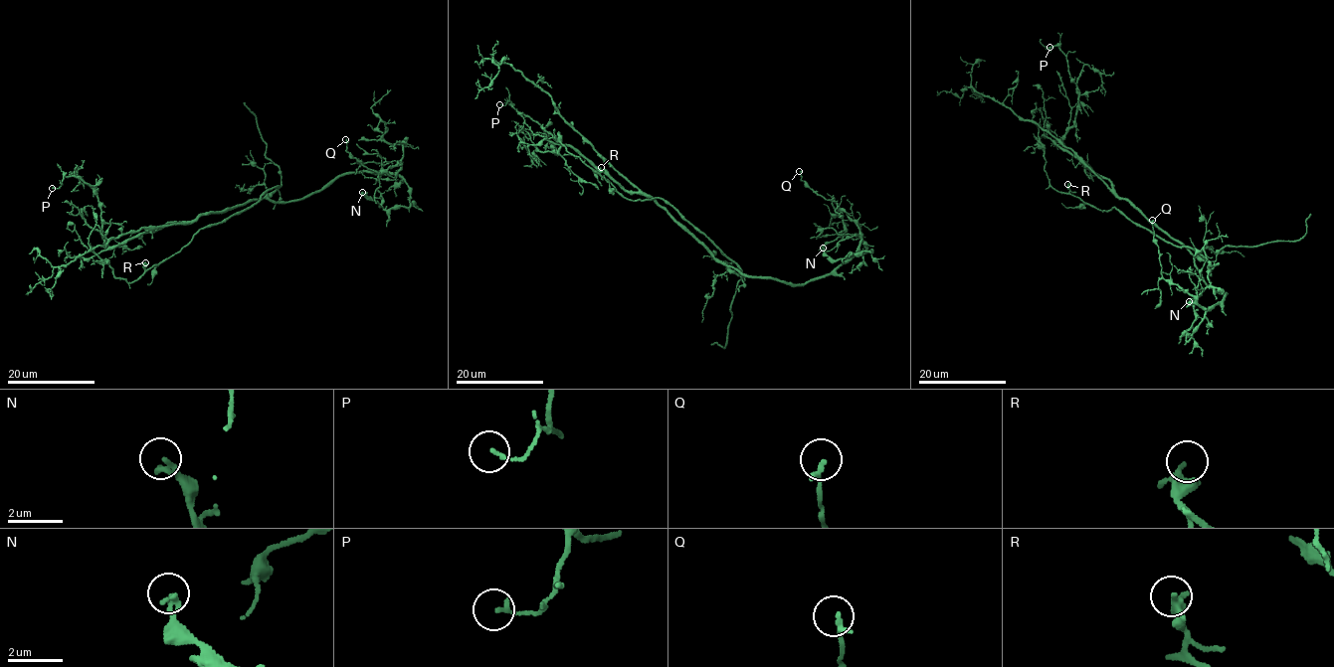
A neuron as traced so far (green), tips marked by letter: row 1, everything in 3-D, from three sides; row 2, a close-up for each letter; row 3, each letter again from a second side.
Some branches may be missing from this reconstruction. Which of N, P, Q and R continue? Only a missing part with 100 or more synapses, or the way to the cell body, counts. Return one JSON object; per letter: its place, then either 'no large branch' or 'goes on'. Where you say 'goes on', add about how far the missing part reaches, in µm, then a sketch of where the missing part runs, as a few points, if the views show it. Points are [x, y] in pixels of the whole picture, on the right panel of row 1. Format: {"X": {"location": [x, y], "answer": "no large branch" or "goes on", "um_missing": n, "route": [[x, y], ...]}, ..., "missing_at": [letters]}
{"N": {"location": [1189, 301], "answer": "no large branch"}, "P": {"location": [1049, 47], "answer": "no large branch"}, "Q": {"location": [1152, 220], "answer": "no large branch"}, "R": {"location": [1067, 184], "answer": "no large branch"}, "missing_at": []}

